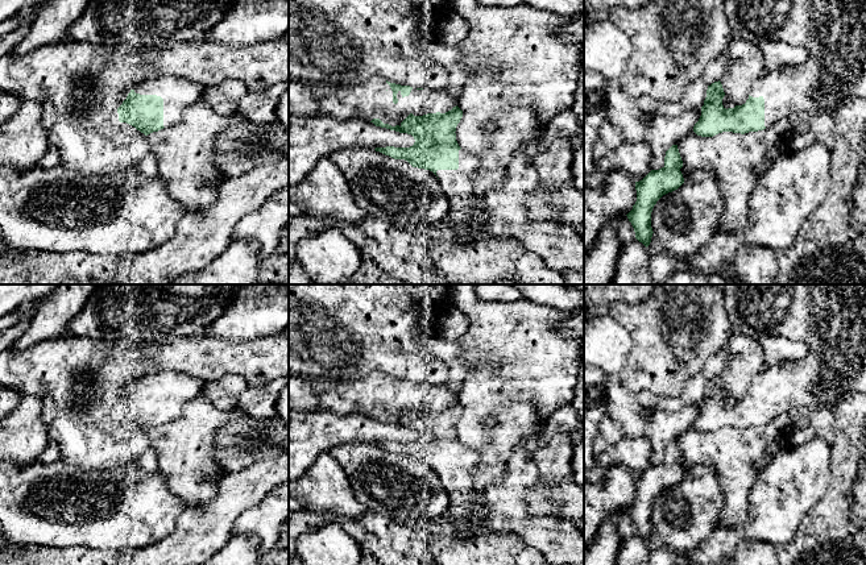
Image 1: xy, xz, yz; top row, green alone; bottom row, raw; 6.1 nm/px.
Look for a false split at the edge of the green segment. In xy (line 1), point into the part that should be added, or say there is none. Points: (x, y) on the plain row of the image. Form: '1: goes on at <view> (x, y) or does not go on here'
1: goes on at xy (178, 389)

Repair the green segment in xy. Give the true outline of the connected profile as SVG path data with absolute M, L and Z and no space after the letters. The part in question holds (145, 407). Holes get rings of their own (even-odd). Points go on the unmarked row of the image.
M148 373L138 382L130 385L127 394L117 403L119 416L127 417L148 431L178 417L182 407L196 395L202 394L204 386L202 379L182 373Z

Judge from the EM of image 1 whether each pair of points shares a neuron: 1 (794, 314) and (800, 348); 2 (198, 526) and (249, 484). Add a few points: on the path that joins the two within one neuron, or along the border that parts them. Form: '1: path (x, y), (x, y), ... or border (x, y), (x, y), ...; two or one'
1: border (769, 335), (784, 335), (803, 341); two
2: path (211, 522), (236, 497); one

